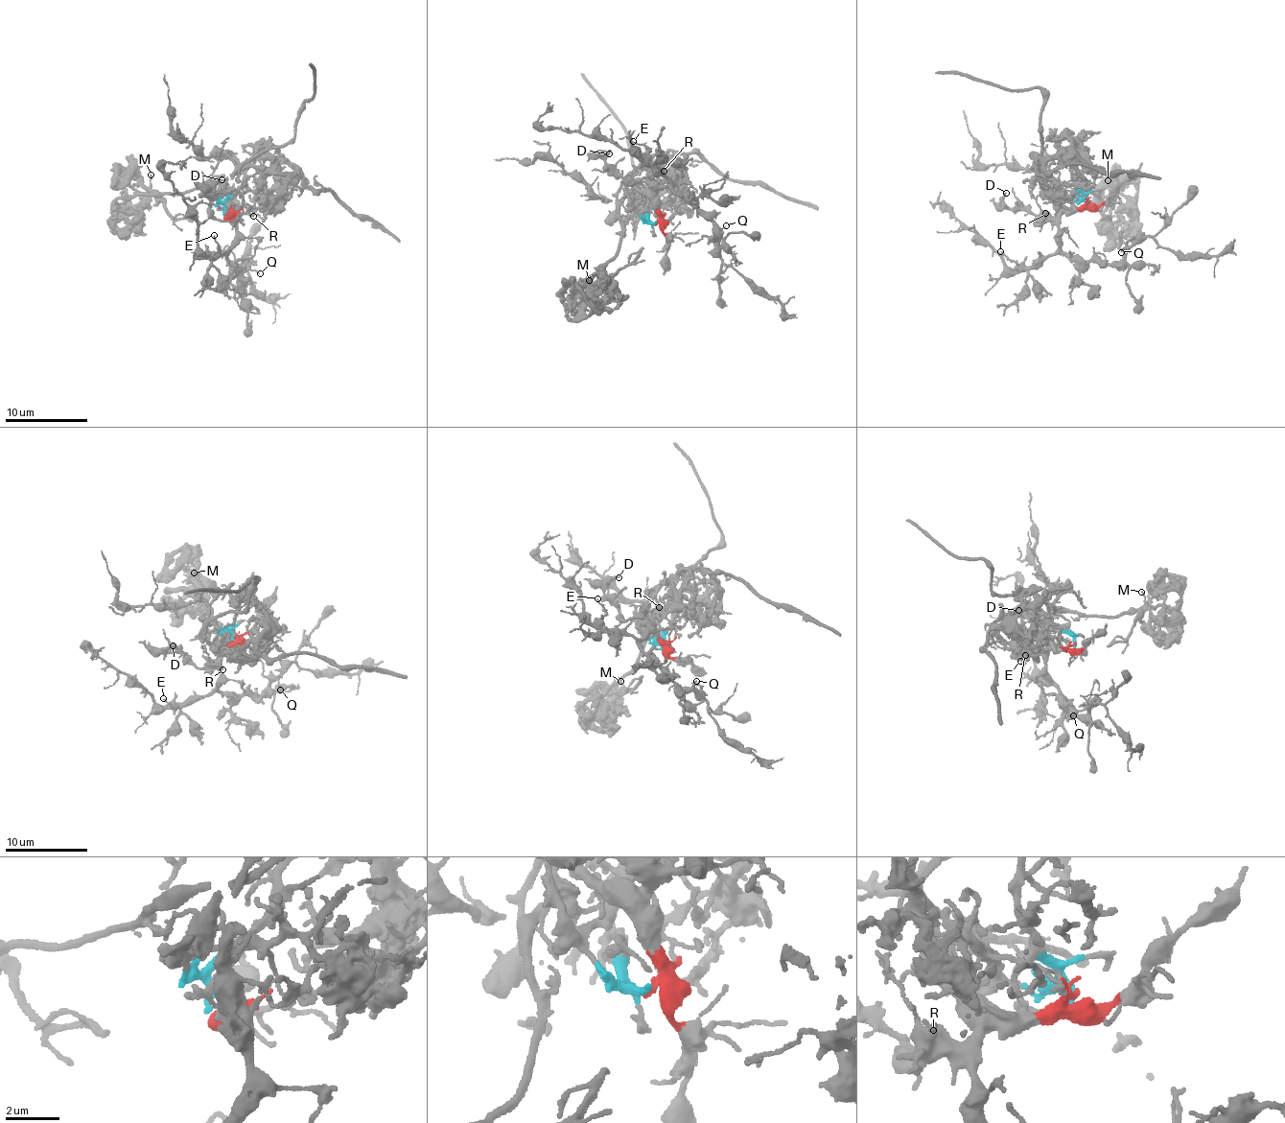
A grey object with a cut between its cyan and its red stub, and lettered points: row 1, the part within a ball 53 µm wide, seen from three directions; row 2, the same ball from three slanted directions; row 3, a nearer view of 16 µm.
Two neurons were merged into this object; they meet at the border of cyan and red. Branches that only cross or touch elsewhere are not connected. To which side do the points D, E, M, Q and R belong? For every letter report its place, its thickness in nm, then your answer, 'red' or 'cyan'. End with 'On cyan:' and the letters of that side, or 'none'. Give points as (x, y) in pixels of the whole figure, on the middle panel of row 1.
D: at (609, 153); 200 nm thick; red
E: at (633, 141); 130 nm thick; red
M: at (589, 280); 140 nm thick; cyan
Q: at (726, 225); 100 nm thick; red
R: at (664, 171); 130 nm thick; red
On cyan: M

